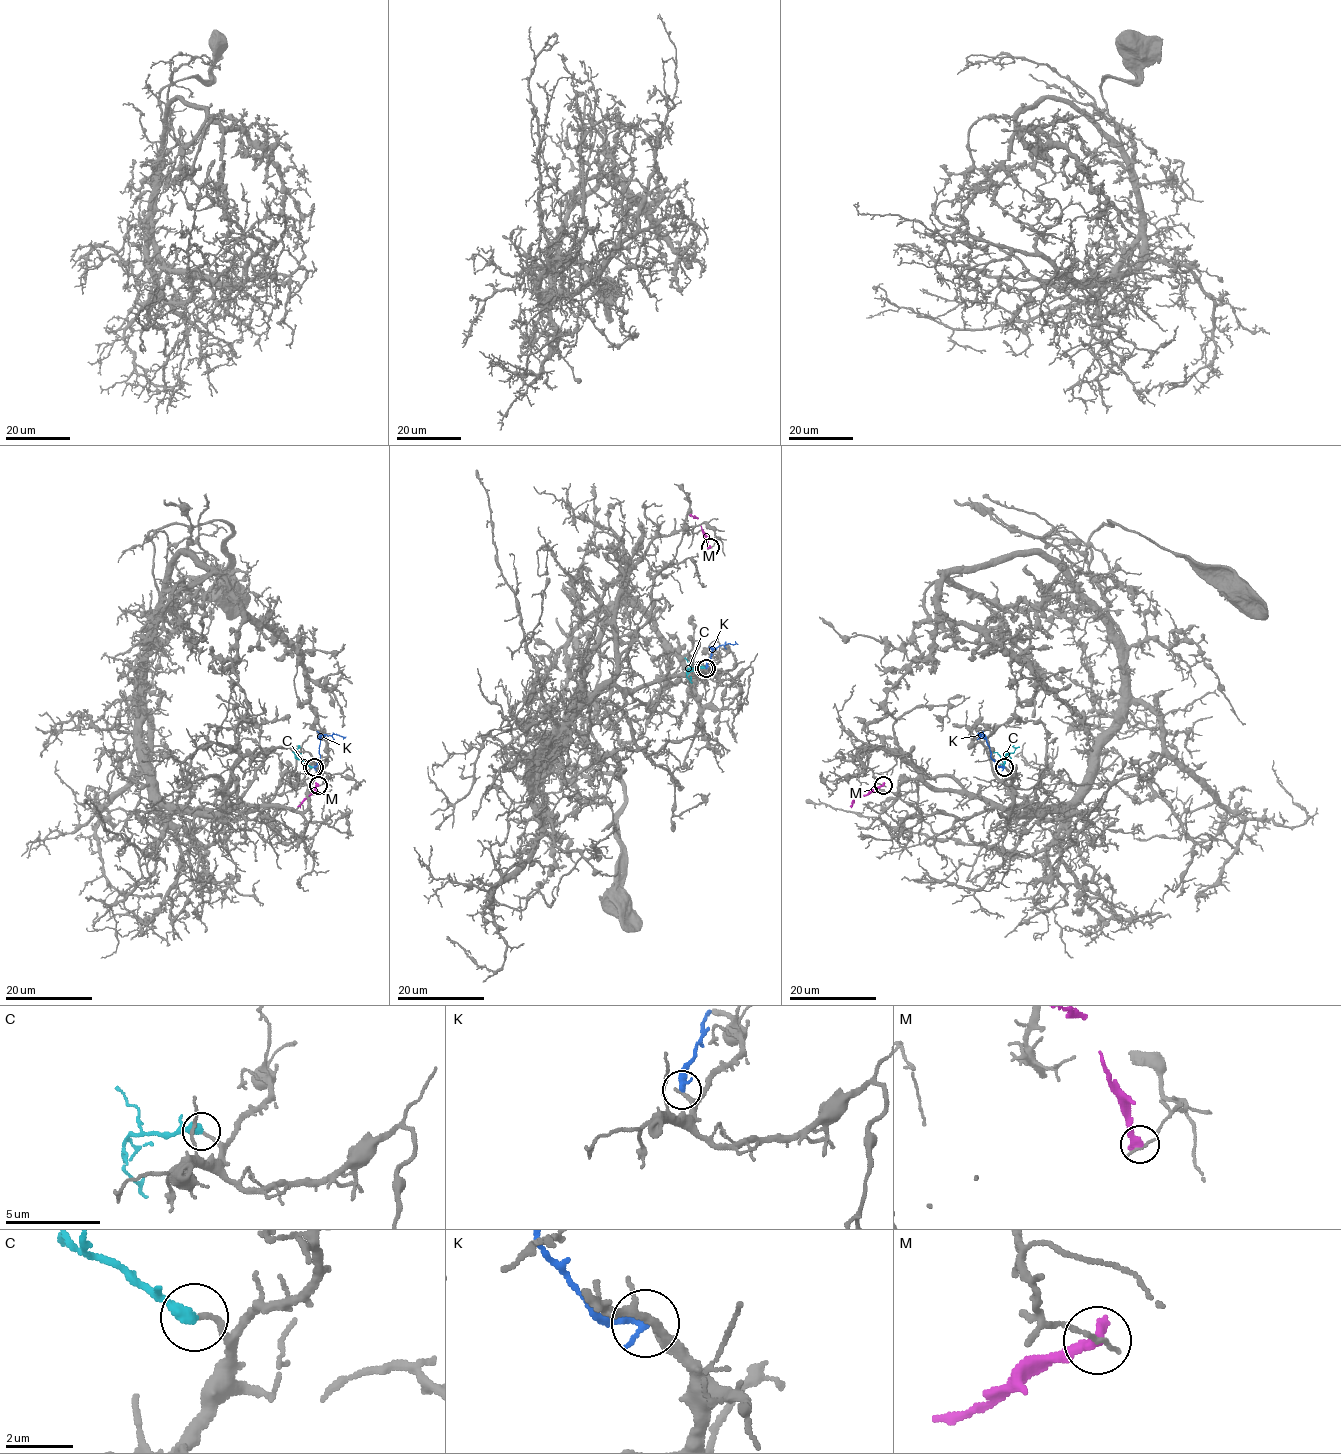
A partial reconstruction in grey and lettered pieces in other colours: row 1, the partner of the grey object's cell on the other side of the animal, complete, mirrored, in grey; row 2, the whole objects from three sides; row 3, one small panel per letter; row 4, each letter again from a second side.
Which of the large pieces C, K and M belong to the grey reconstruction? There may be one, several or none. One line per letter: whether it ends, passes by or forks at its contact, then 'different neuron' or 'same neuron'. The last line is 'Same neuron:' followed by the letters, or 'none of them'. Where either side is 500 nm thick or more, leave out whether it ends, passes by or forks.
C: it ends there; same neuron
K: it ends there; different neuron
M: it ends there; different neuron
Same neuron: C

